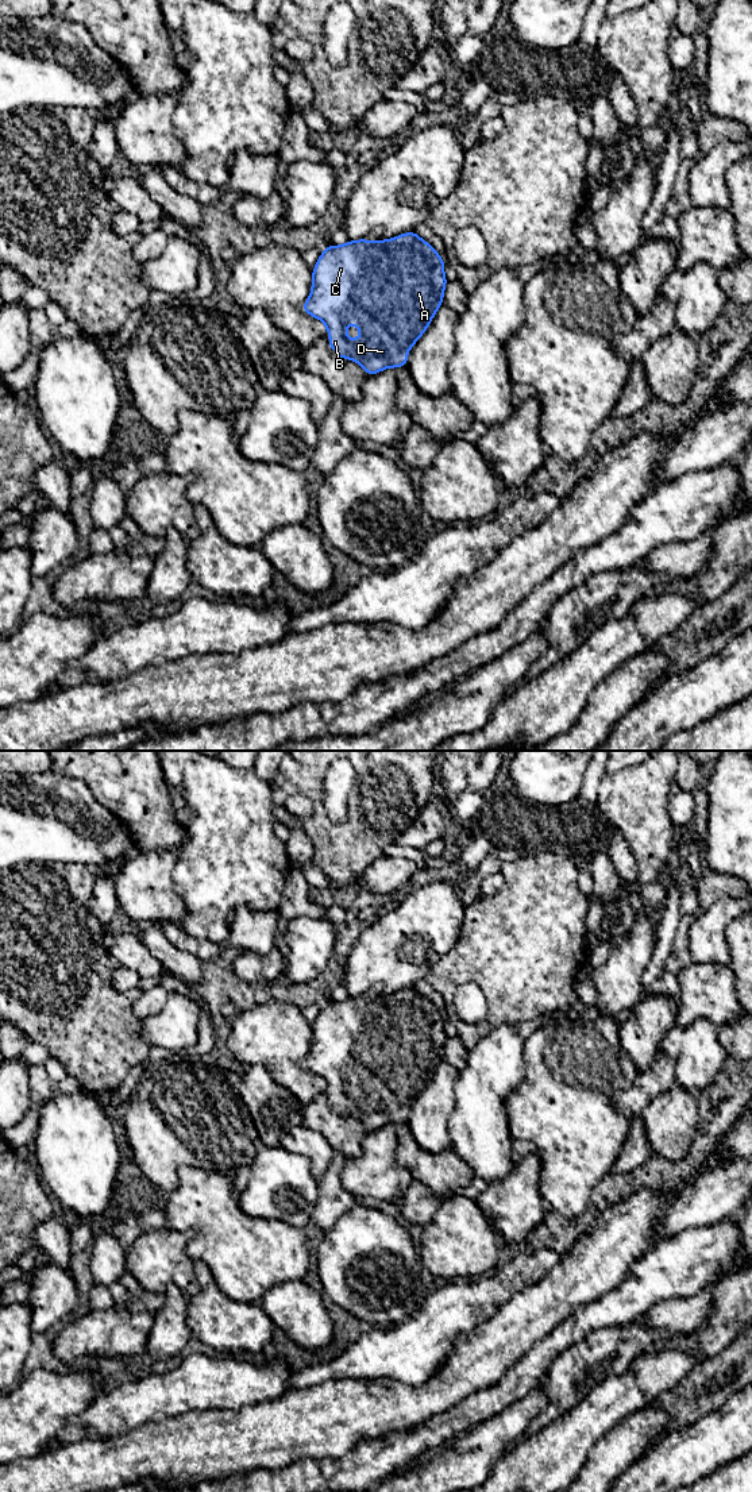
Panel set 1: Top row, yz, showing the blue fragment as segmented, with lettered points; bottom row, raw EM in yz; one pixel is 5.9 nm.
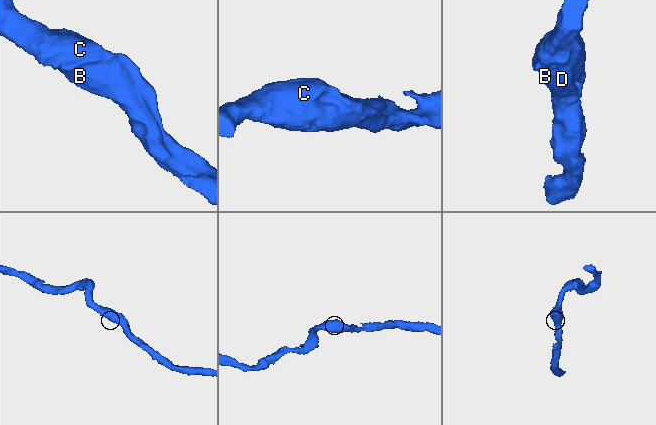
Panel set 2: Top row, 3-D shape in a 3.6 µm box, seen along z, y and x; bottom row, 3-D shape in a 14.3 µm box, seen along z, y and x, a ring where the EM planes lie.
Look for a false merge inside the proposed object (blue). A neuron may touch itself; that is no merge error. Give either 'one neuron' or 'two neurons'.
one neuron

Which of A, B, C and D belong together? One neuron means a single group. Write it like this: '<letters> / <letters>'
A B C D

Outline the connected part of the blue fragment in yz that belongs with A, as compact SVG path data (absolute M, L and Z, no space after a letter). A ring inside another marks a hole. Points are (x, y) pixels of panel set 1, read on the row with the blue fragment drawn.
M414 231L394 236L387 240L348 240L343 246L329 244L319 257L315 269L312 270L312 290L308 300L302 304L301 309L313 316L315 319L321 320L331 339L327 342L333 352L342 359L351 359L360 365L367 375L374 375L387 367L402 367L408 363L408 351L414 346L414 343L421 338L425 329L429 327L435 313L443 304L444 288L447 285L447 278L444 275L444 259L437 254L437 251L425 240L423 240ZM351 319L355 319L354 329L360 328L363 336L354 340L348 340L347 324Z

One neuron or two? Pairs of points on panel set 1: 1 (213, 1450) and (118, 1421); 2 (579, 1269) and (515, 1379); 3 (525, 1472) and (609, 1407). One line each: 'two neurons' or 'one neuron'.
1: two neurons
2: two neurons
3: one neuron

